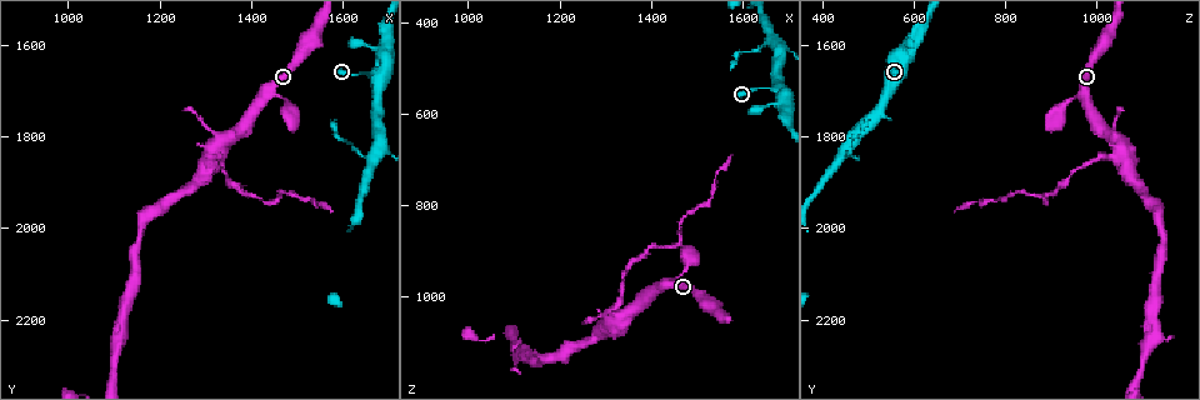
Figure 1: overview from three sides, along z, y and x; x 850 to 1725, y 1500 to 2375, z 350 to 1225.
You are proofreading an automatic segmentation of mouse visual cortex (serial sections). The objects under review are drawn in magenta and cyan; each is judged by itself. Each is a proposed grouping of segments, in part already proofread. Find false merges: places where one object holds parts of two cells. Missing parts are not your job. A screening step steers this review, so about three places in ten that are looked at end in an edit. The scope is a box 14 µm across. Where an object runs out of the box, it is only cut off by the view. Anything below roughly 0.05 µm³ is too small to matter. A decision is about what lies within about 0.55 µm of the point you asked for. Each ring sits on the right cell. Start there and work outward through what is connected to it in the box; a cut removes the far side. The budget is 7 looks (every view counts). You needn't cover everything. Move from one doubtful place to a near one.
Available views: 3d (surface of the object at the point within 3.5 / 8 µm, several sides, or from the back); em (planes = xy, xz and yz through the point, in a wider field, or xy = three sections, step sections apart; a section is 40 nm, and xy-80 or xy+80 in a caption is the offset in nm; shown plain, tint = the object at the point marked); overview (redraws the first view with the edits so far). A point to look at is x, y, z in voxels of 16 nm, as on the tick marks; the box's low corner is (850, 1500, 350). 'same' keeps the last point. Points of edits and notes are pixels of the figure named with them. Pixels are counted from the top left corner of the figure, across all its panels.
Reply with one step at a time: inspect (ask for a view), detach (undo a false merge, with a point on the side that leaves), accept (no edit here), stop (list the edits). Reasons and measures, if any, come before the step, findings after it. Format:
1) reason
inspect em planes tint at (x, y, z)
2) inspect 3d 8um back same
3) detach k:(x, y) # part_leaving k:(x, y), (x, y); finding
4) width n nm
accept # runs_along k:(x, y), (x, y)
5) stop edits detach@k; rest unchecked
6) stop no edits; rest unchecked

sharp bend
inspect 3d 3.5um at (1670, 1670, 540)

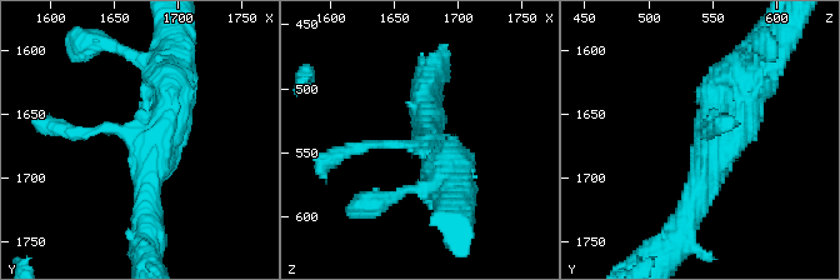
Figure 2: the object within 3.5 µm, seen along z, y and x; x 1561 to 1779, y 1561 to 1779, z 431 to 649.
shape alone is not enough
inspect em xy step 2 tint at (1674, 1670, 544)

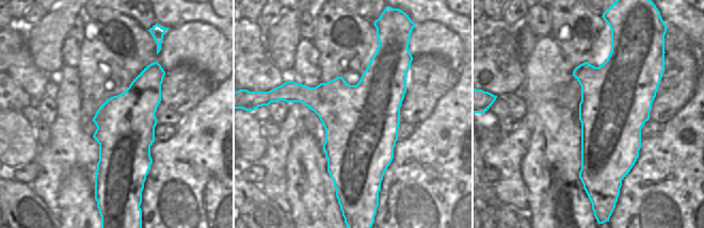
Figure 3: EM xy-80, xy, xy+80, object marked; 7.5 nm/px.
width 550 nm
accept # runs_along 2:(64, 128), (133, 131), (151, 150), (148, 220); one cell here

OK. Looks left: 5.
side arm on a straight run
inspect 3d 3.5um at (1665, 1845, 440)

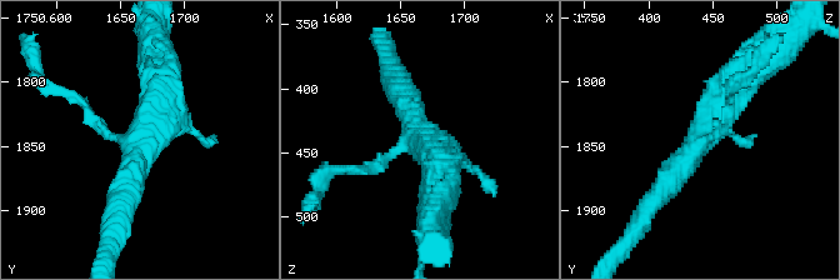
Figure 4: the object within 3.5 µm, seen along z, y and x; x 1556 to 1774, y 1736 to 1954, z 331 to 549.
accept # runs_along 4:(749, 73), (653, 203); one cell here

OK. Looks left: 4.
abrupt turn
inspect 3d 3.5um back at (1310, 1845, 1045)

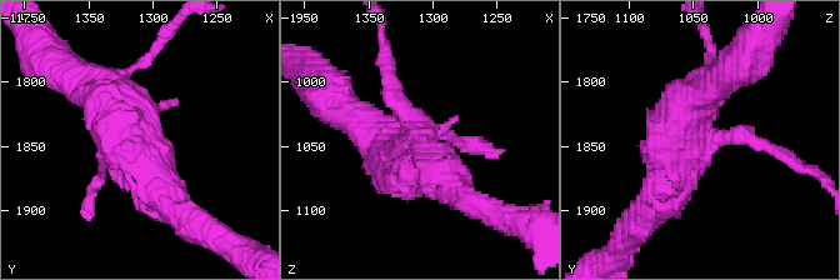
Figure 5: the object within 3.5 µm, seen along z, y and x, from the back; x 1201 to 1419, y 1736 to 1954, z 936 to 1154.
inspect em planes tint at (1314, 1844, 1042)

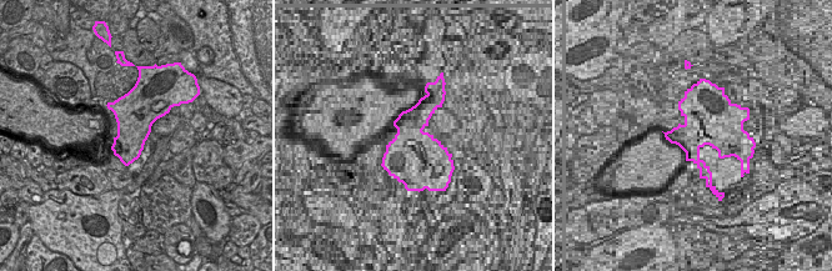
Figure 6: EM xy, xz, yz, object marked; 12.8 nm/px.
detach 5:(773, 149) # part_leaving 5:(726, 134), (746, 134), (820, 176); a second cell is stuck on

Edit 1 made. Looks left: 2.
stop edits detach@5; rest unchecked

